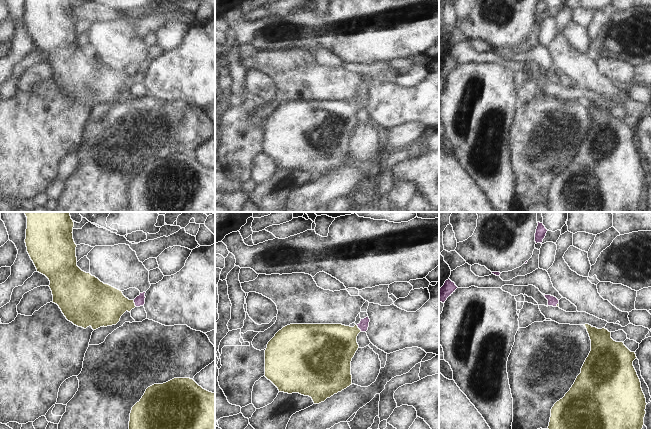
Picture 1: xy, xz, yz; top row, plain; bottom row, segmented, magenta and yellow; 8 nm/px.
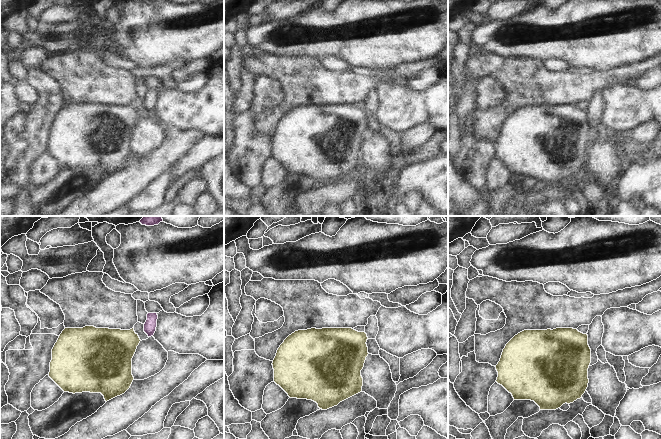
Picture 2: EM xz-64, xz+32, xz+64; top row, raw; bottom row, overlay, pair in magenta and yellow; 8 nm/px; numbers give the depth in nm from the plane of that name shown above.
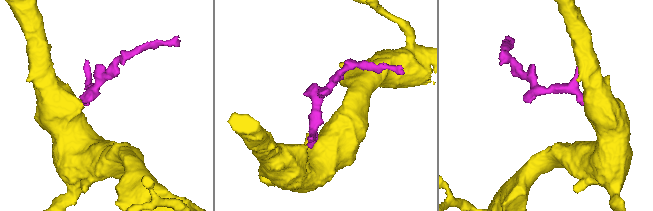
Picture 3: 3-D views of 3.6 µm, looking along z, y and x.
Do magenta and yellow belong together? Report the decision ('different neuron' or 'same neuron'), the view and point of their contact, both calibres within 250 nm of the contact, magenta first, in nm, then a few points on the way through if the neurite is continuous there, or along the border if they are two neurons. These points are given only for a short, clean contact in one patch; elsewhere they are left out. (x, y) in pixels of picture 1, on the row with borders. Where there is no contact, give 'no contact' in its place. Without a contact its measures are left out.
same neuron; contact xy (134, 302); calibres 80 and 340 nm; way xy (139, 301), (134, 302), (103, 305)

